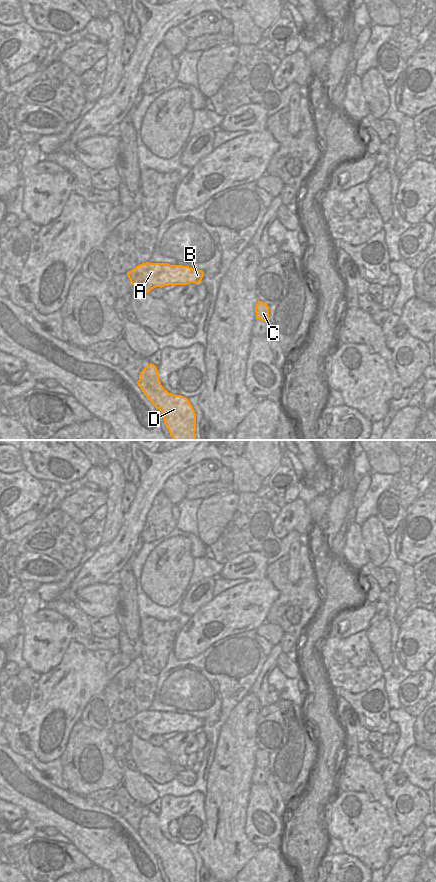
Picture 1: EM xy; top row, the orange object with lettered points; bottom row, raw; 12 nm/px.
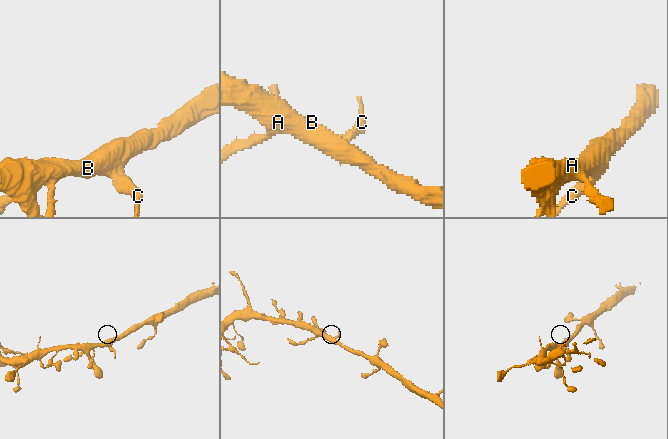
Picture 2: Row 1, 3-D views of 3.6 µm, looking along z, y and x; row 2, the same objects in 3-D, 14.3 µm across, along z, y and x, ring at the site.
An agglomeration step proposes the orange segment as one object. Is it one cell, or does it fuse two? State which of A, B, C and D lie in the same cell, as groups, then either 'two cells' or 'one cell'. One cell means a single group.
groups A B C D; one cell

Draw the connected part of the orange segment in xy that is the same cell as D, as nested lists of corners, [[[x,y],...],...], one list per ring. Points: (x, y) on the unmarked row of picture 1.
[[[150,811],[140,820],[137,832],[152,853],[161,859],[170,882],[196,882],[196,861],[188,846],[165,838],[154,812]]]

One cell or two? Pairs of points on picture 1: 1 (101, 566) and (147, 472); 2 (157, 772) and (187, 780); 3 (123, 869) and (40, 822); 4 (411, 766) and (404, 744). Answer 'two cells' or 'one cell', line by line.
1: one cell
2: two cells
3: one cell
4: two cells

